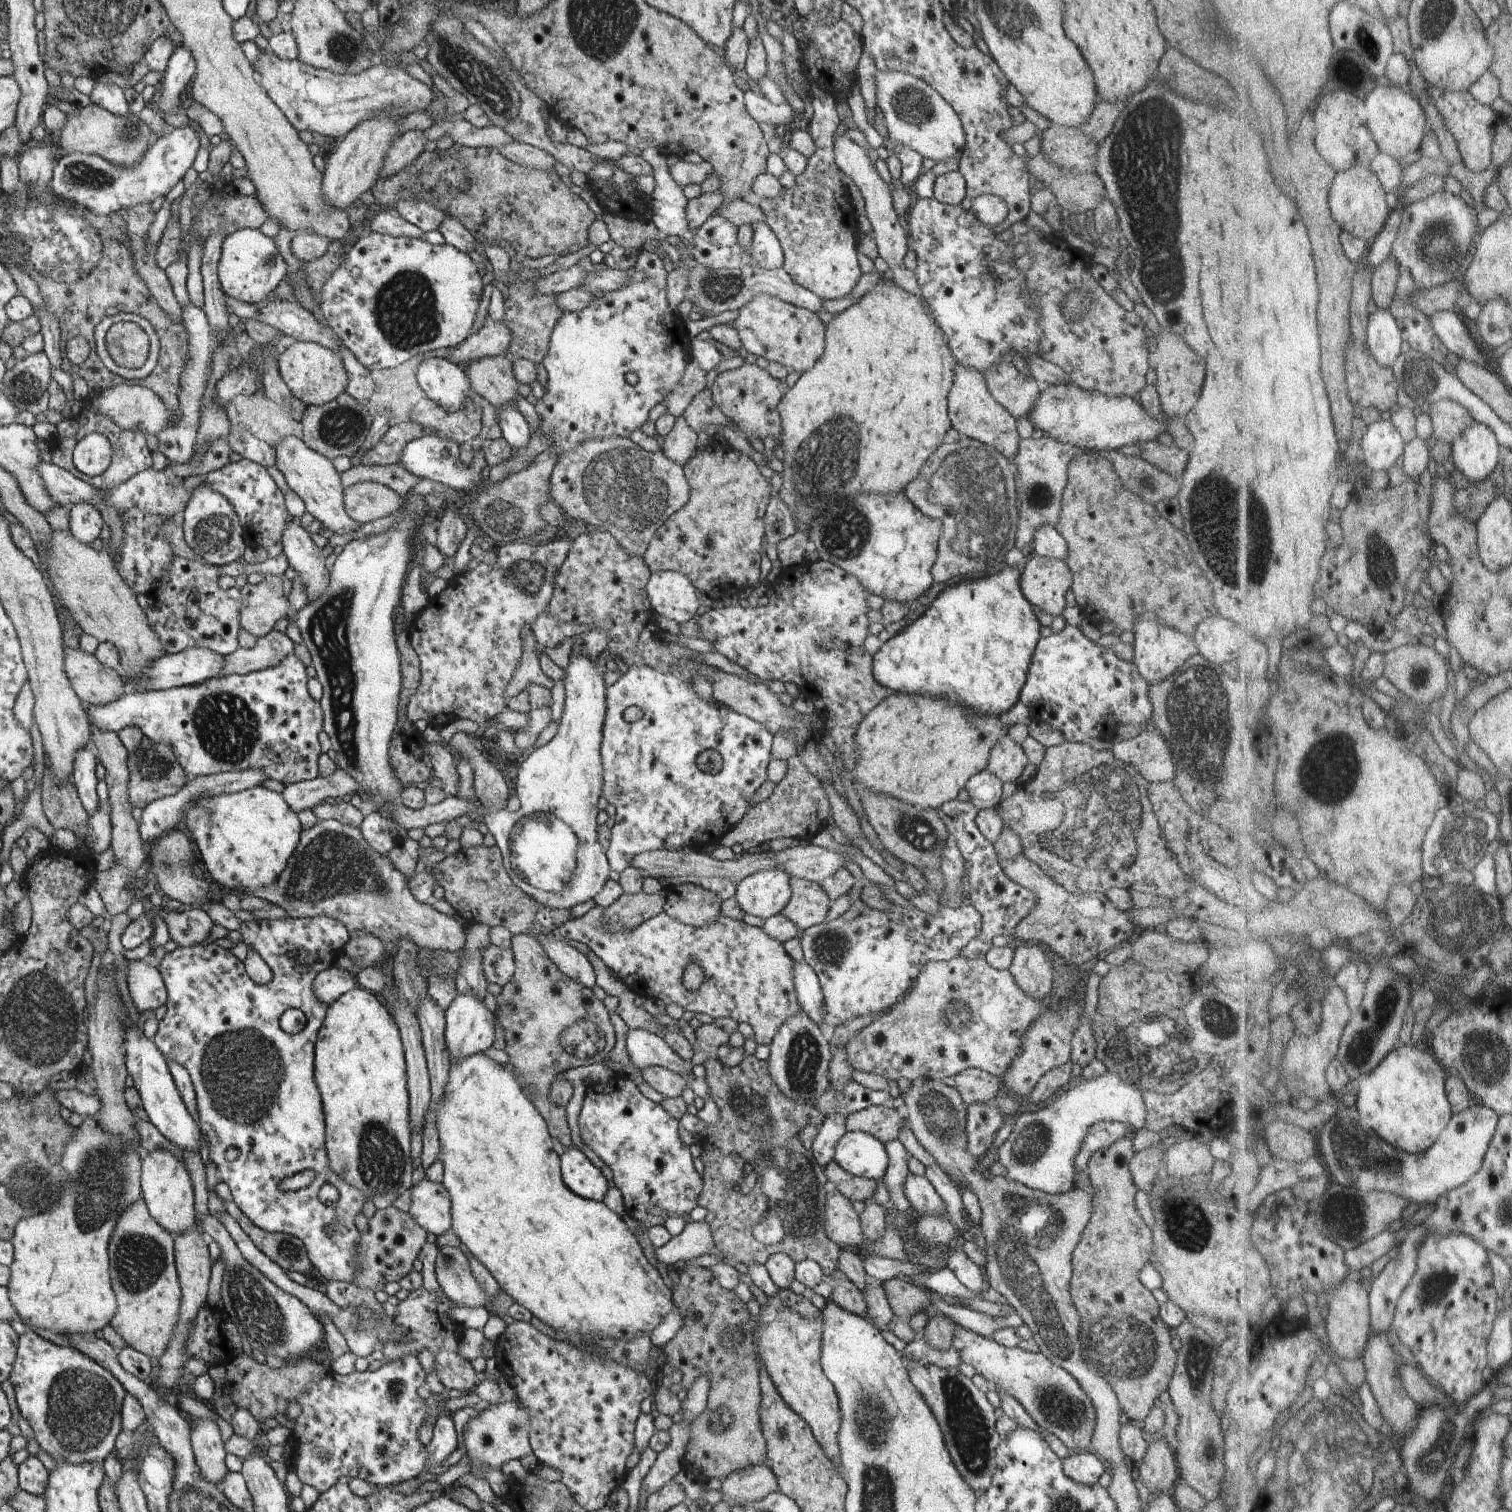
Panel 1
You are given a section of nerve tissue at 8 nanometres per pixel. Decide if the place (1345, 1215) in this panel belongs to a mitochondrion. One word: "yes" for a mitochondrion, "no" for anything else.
yes

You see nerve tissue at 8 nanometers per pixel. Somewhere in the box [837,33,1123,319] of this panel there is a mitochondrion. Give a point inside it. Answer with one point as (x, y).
(912, 105)

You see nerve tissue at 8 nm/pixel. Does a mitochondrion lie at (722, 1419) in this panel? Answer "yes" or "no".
yes

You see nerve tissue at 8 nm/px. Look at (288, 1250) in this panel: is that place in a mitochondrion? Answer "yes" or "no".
yes

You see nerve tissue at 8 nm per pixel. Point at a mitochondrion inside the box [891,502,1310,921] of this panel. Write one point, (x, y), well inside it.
(1187, 697)

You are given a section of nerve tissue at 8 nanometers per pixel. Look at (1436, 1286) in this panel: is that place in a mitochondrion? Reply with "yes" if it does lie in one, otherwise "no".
yes

